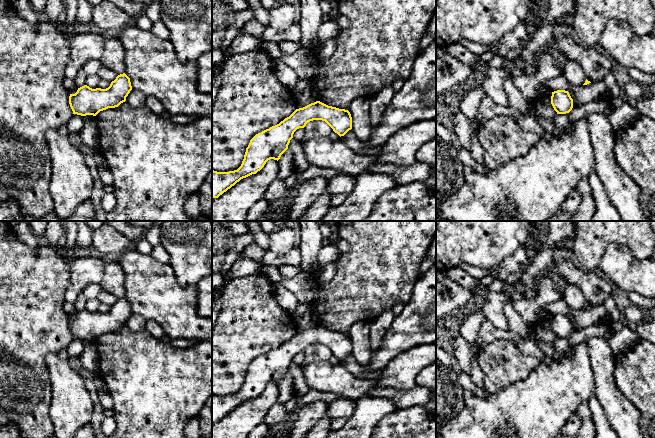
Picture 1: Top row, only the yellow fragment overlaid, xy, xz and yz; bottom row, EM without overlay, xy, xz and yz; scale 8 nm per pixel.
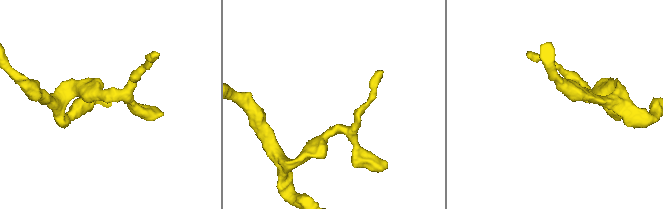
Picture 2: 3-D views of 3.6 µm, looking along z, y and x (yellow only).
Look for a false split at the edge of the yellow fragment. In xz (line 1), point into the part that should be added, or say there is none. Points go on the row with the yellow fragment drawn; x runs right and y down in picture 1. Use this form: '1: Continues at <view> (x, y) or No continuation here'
1: No continuation here

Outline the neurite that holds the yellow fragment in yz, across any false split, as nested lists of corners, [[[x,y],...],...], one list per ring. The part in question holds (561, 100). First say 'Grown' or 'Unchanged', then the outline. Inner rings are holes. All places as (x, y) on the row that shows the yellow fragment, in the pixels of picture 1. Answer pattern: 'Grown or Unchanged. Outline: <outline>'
Unchanged. Outline: [[[557,90],[552,92],[551,104],[557,114],[566,114],[573,108],[573,99],[568,91]]]

